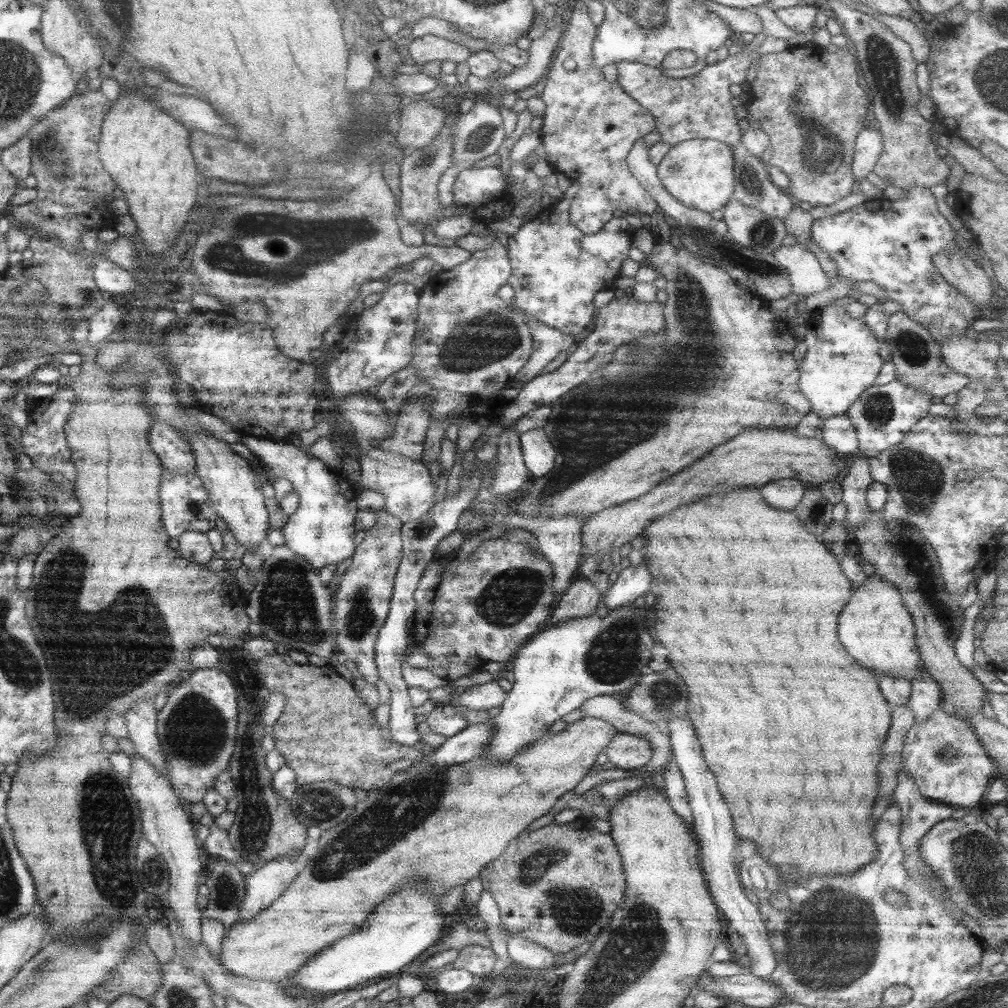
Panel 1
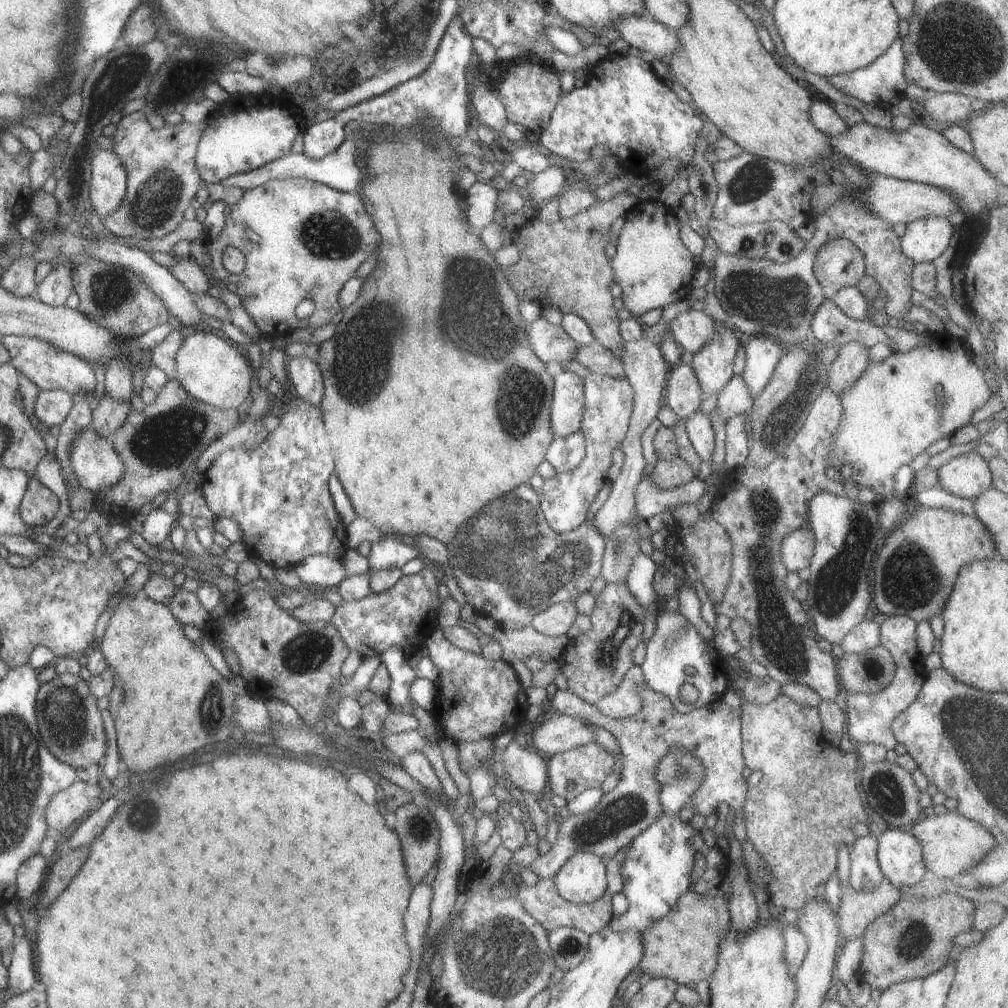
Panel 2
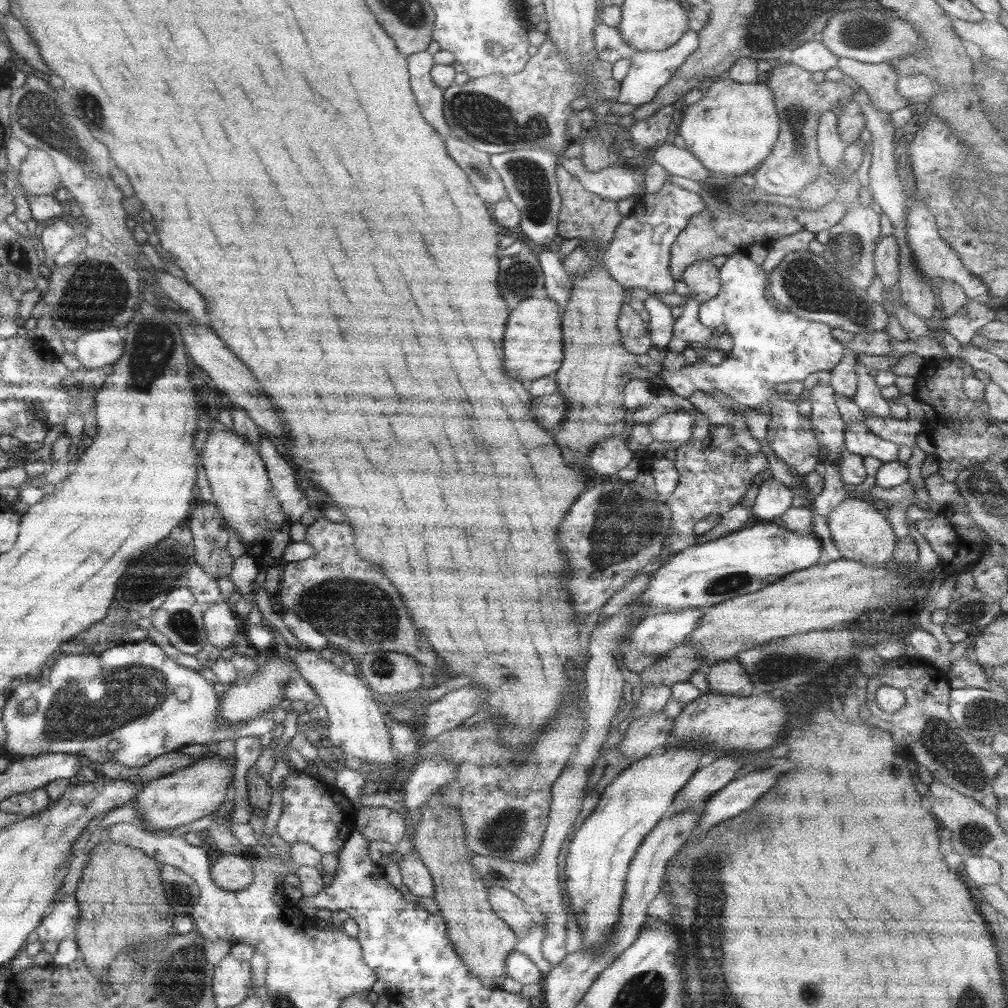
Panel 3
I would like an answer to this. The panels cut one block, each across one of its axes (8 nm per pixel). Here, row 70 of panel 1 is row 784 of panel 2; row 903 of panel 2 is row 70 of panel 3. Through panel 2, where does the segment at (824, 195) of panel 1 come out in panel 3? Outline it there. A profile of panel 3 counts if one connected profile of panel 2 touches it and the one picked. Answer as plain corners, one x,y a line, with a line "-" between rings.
789,62
772,65
765,83
773,94
779,118
779,134
769,154
755,167
752,174
756,180
754,188
763,195
797,196
819,174
821,164
815,142
817,116
827,110
837,110
853,91
842,81
824,80
815,83
811,73

